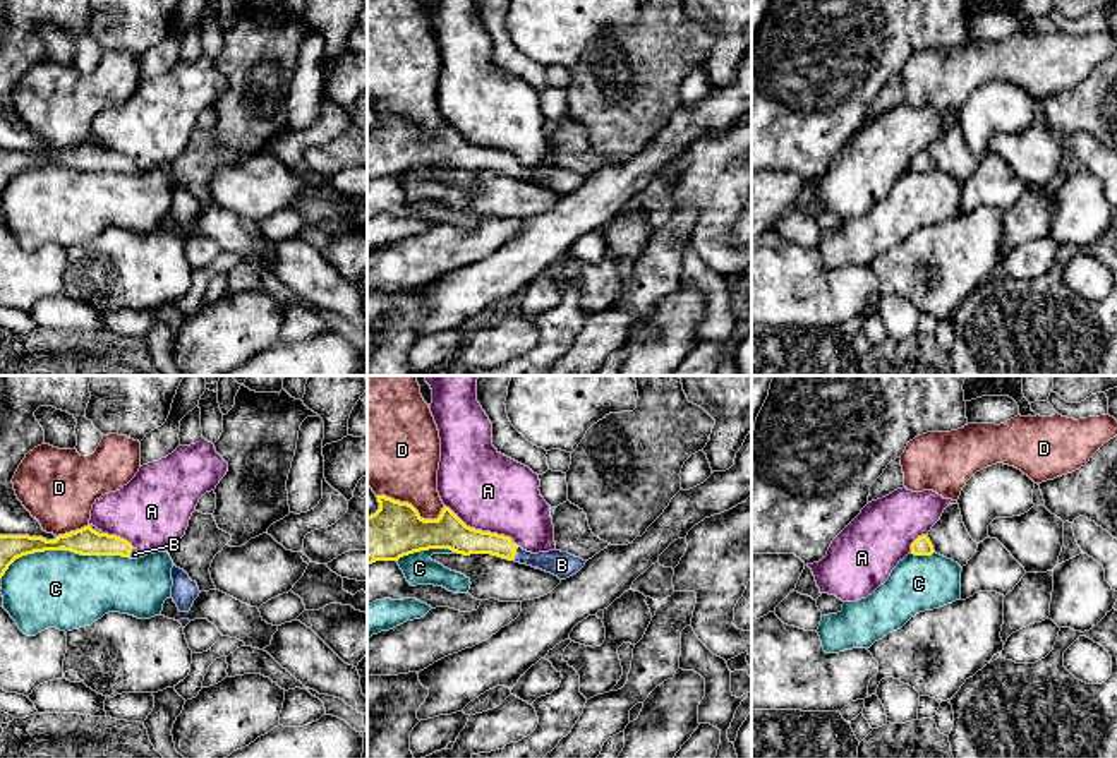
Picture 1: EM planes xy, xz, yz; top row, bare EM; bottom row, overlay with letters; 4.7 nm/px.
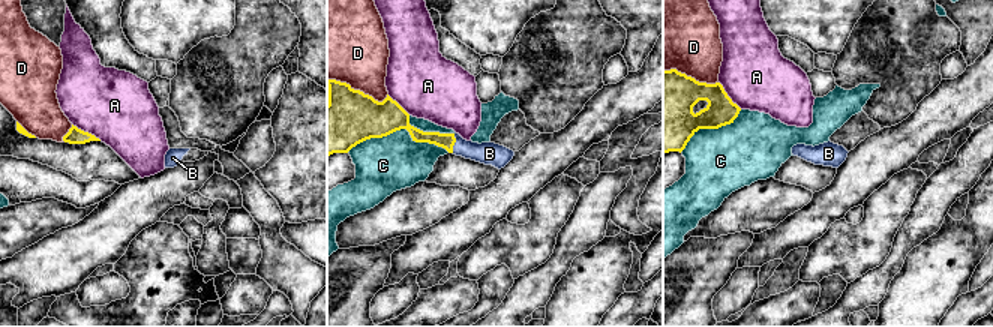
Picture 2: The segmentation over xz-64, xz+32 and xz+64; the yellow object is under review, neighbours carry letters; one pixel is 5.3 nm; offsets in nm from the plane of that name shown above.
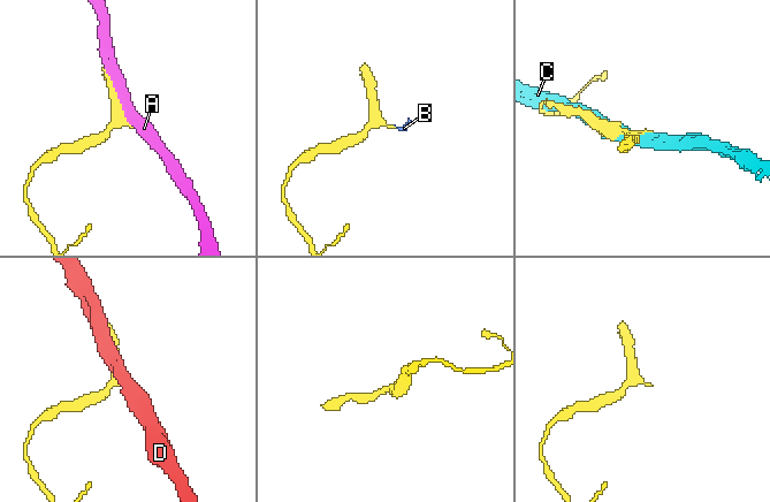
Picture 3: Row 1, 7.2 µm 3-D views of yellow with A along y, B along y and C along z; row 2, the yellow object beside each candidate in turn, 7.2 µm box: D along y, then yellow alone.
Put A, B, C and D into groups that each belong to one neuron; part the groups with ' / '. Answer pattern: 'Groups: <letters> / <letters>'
Groups: A / B / C / D

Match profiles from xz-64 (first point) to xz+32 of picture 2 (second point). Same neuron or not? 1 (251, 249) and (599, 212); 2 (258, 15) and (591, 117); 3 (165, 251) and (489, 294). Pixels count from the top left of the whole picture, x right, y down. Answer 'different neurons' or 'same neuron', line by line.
1: same neuron
2: different neurons
3: same neuron

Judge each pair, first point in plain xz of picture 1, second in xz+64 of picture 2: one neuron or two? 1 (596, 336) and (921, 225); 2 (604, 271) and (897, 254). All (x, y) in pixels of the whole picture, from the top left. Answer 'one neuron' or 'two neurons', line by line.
1: one neuron
2: two neurons

